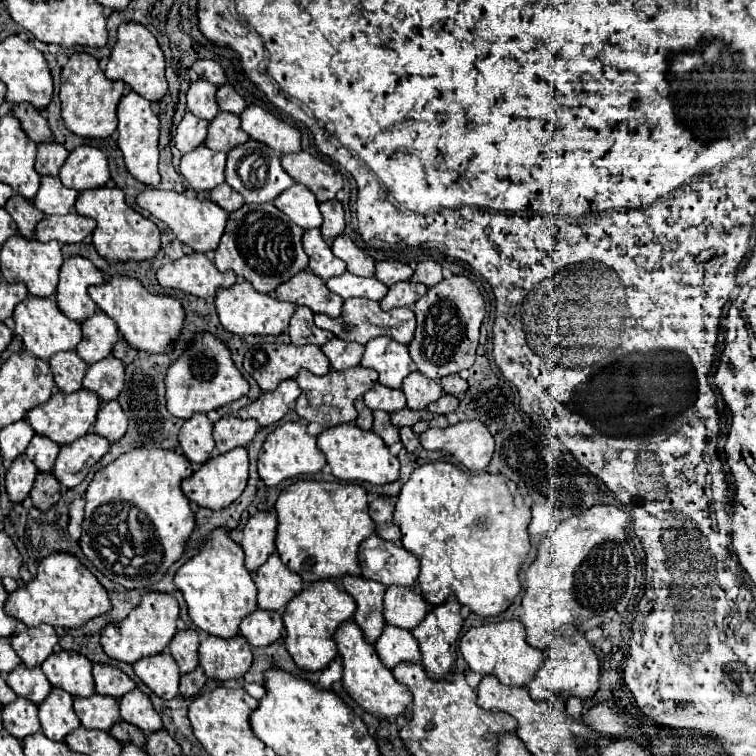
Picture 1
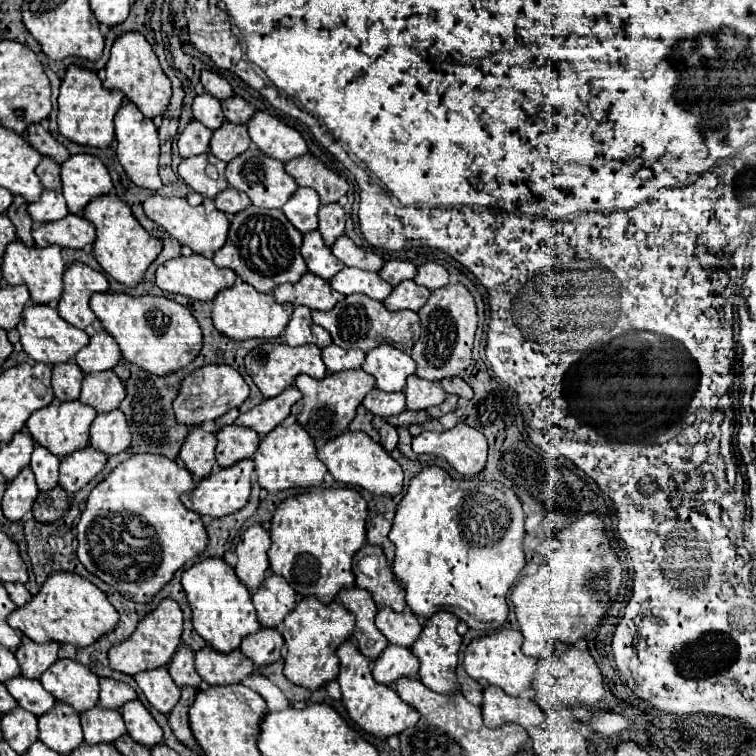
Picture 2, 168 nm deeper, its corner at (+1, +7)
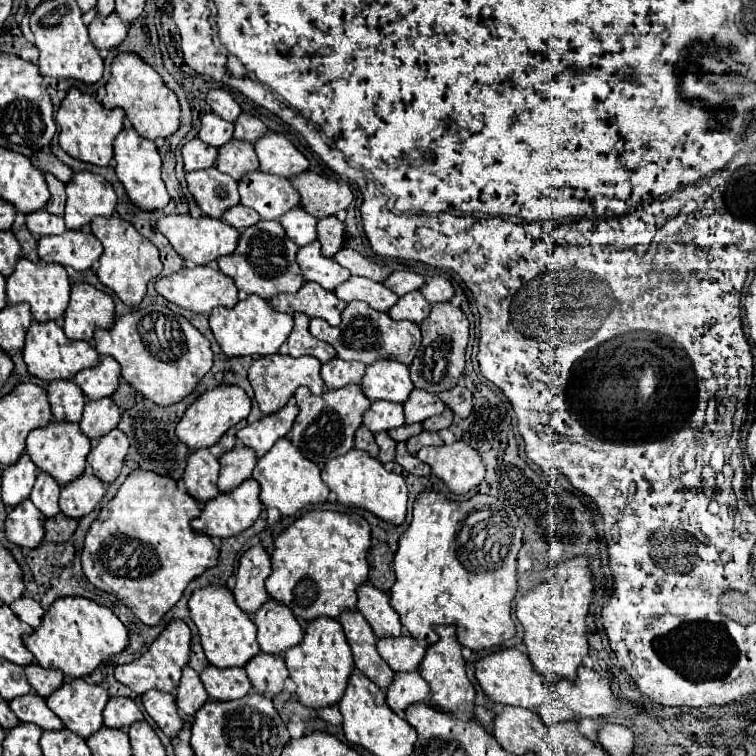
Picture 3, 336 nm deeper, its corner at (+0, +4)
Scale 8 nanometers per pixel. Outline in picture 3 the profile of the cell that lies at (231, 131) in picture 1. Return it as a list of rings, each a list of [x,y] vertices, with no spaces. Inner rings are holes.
[[[231,139],[223,147],[219,147],[219,155],[217,155],[215,165],[219,171],[231,175],[233,179],[241,179],[241,175],[259,167],[253,145],[243,143],[239,139]]]

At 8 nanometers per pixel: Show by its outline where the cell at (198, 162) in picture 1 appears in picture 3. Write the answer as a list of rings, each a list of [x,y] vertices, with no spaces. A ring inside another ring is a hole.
[[[215,165],[201,171],[189,171],[185,173],[185,179],[197,205],[209,217],[221,217],[225,207],[239,203],[237,181],[221,173]]]

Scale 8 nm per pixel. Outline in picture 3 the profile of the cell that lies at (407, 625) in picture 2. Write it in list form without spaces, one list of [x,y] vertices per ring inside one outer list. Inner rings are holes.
[[[409,635],[385,637],[377,641],[377,651],[393,671],[415,671],[425,655],[425,643]]]

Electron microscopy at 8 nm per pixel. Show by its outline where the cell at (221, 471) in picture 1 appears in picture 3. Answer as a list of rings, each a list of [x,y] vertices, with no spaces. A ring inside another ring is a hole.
[[[251,477],[233,491],[205,501],[199,519],[193,519],[191,527],[211,537],[231,537],[251,527],[259,515],[259,483]]]

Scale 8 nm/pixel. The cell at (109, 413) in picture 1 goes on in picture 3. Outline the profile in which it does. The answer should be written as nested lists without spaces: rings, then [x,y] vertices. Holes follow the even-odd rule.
[[[113,429],[95,441],[95,447],[87,457],[87,467],[95,475],[99,475],[99,479],[111,483],[121,471],[127,449],[129,449],[129,439],[125,437],[125,433]]]

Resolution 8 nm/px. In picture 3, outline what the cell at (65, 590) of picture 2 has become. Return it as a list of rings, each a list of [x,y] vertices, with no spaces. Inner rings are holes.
[[[59,597],[43,615],[41,625],[23,637],[25,647],[35,655],[39,665],[57,667],[69,677],[89,675],[101,661],[123,651],[129,643],[127,629],[117,615],[87,597]]]

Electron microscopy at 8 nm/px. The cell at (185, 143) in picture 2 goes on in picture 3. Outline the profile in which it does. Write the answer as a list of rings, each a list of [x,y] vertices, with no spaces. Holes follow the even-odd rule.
[[[195,137],[183,145],[181,155],[183,155],[185,171],[197,171],[197,169],[207,169],[215,163],[217,149]]]

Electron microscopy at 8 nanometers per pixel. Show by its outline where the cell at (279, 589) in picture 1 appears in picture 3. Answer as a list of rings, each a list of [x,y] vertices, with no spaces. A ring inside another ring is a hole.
[[[271,597],[253,613],[253,623],[257,625],[259,647],[265,653],[281,653],[303,639],[303,629],[293,617],[293,611]]]

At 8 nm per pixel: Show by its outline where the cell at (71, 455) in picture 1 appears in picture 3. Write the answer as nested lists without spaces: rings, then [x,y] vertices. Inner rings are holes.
[[[83,471],[75,481],[61,487],[59,507],[67,517],[79,519],[93,511],[105,495],[105,483],[91,471]]]

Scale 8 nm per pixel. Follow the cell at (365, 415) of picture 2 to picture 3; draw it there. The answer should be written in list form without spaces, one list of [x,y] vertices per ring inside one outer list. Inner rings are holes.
[[[361,425],[361,427],[357,429],[357,433],[355,433],[355,447],[367,451],[367,453],[373,455],[373,457],[377,457],[377,451],[379,451],[379,447],[377,447],[377,443],[375,443],[375,439],[373,439],[373,433],[371,433],[365,425]]]

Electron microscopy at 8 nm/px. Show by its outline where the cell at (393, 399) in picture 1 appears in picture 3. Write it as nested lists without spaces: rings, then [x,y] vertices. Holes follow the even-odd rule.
[[[375,401],[363,415],[363,425],[367,425],[373,433],[387,431],[393,427],[401,427],[403,419],[403,405],[389,403],[389,401]]]

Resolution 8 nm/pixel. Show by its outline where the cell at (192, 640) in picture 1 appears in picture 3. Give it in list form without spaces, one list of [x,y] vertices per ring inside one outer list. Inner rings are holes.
[[[185,665],[183,669],[179,687],[175,689],[175,699],[177,699],[177,707],[189,717],[209,699],[199,675],[189,665]]]

